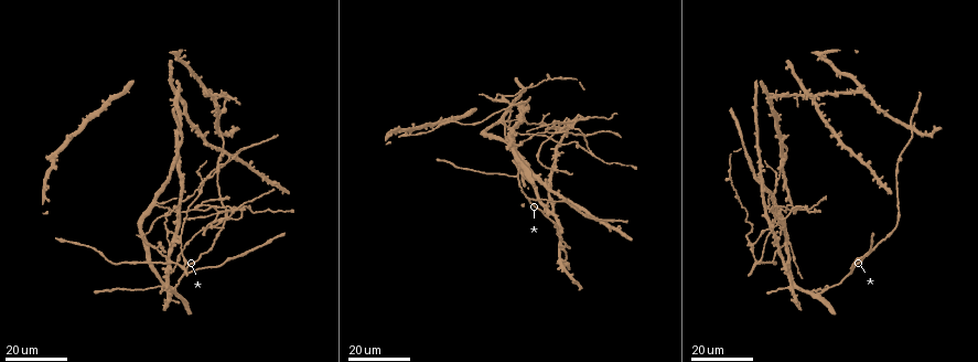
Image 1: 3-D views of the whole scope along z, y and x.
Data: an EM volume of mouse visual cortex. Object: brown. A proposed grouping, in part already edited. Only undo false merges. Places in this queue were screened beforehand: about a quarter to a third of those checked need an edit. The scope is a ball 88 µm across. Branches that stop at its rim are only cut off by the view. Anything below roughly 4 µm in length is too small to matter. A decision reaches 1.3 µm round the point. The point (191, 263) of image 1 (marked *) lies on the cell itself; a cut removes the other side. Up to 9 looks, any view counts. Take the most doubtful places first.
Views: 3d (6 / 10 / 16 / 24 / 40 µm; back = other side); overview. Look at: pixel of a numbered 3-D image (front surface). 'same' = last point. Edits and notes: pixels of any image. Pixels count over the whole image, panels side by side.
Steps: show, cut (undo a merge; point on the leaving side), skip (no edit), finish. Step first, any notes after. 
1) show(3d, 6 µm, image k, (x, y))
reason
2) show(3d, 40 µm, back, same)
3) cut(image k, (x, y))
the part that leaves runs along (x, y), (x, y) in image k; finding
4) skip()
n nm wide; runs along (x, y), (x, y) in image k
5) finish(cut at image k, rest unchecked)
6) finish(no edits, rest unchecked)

show(3d, 16 µm, image 1, (745, 237))
three arms meet

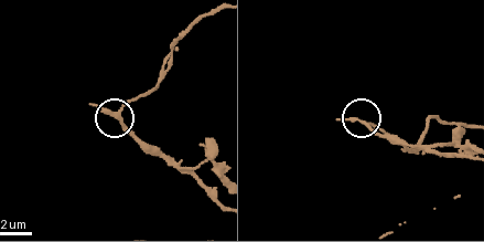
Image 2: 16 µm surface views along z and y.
show(3d, 10 µm, image 2, (121, 120))
closer look

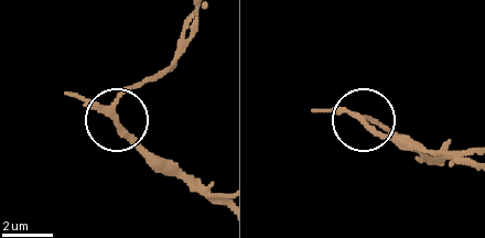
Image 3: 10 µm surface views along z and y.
skip()
runs along (464, 159), (407, 149), (369, 128), (363, 117), (392, 131) in image 3; one cell here

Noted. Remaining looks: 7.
show(3d, 24 µm, image 1, (156, 204))

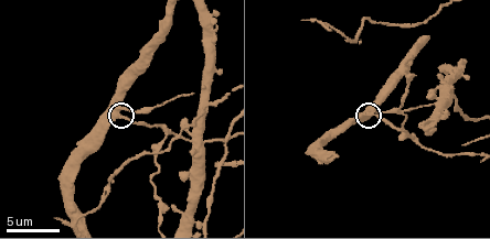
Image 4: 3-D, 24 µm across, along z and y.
show(3d, 10 µm, image 4, (368, 115))
closer look

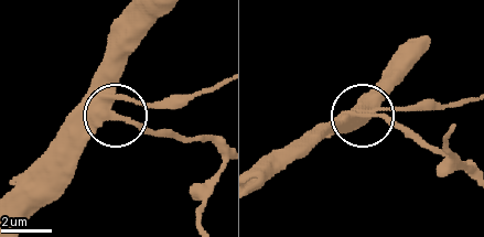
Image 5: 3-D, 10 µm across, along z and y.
cut(image 5, (139, 127))
side arm 41 µm; the part that leaves runs along (105, 109), (191, 140), (216, 140) in image 5; two cells meet here

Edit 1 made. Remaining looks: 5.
show(overview)

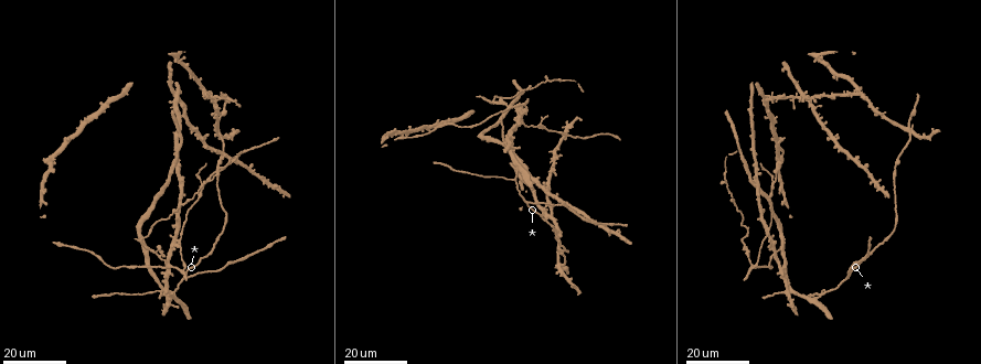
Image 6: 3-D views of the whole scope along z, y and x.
show(3d, 24 µm, image 6, (770, 185))
three-way junction

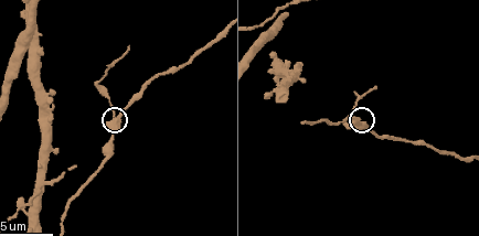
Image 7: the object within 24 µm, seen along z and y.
show(3d, 10 µm, image 7, (118, 116))

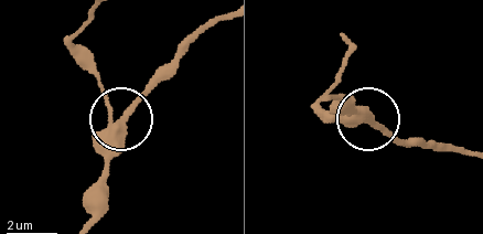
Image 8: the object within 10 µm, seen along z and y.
cut(image 8, (102, 85))
side arm 10 µm; the part that leaves runs along (107, 123), (96, 68), (75, 39), (89, 18) in image 8; a second cell is stuck on

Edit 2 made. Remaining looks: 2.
finish(cut at image 5, cut at image 8, rest unchecked)

